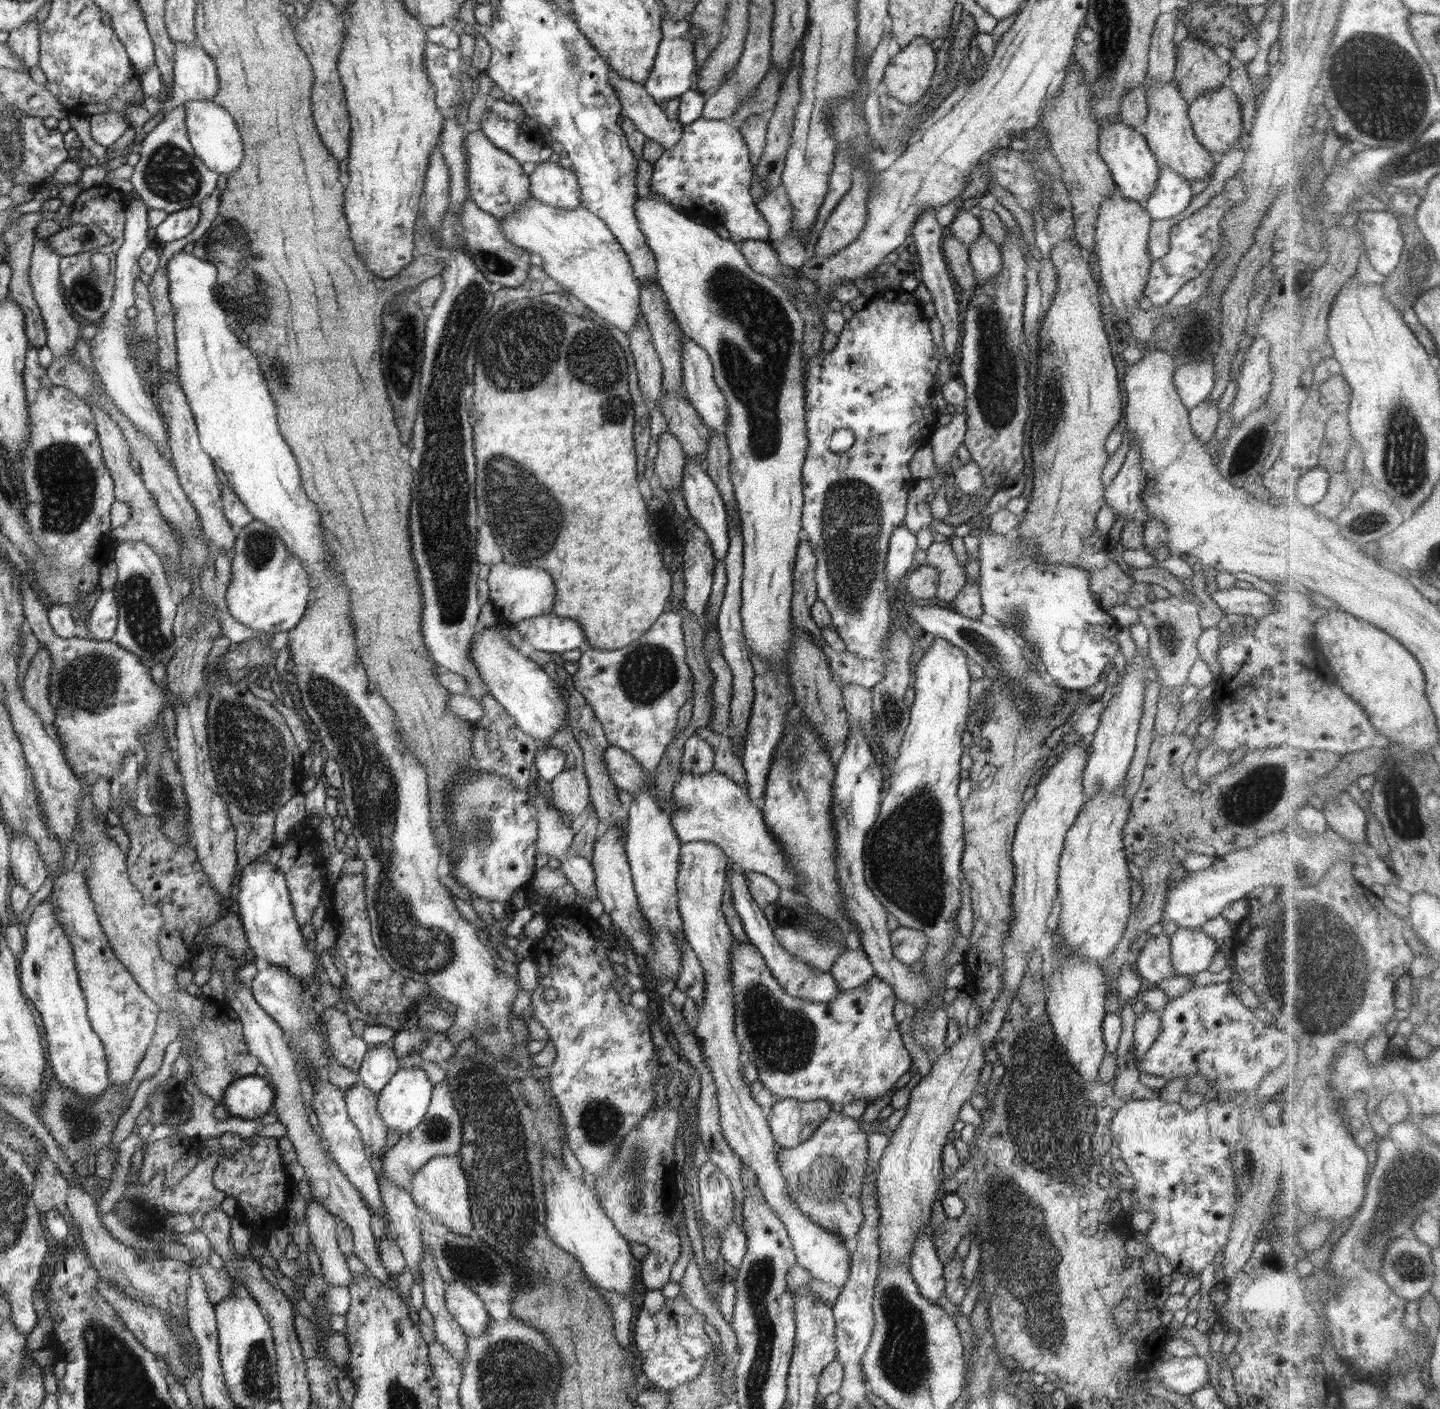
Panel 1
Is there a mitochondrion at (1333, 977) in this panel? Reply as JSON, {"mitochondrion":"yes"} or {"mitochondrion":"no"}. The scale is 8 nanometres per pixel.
{"mitochondrion":"yes"}

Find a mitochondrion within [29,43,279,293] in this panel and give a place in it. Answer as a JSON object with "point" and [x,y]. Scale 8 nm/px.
{"point":[170,173]}

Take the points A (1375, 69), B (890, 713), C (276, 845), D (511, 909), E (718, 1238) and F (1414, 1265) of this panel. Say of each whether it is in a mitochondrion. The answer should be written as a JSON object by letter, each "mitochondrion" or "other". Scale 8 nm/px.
{"A":"mitochondrion","B":"mitochondrion","C":"other","D":"other","E":"other","F":"mitochondrion"}

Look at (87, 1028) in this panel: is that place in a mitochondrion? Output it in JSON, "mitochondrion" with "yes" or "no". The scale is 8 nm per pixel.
{"mitochondrion":"no"}

